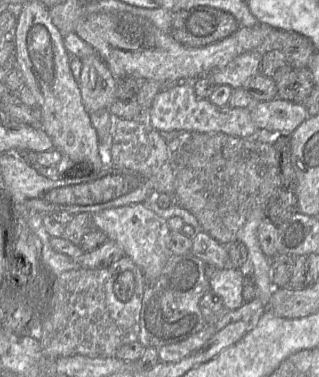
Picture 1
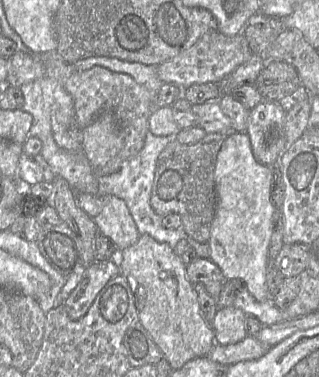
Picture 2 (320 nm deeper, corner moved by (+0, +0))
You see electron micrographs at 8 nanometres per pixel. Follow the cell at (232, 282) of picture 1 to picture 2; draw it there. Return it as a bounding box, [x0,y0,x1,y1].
[212,306,247,345]

